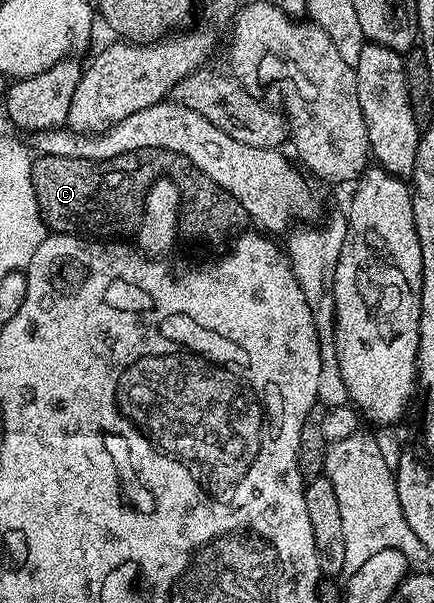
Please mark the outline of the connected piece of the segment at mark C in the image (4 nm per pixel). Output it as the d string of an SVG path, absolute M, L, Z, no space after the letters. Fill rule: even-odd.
M148 150L126 152L121 156L115 156L109 160L79 160L78 158L67 160L65 156L37 155L35 157L37 160L34 162L31 161L30 167L32 169L32 185L36 191L36 201L40 207L40 217L44 220L45 225L56 234L79 235L82 230L116 230L116 228L122 230L122 238L135 233L136 229L140 226L140 216L144 212L144 196L154 179L154 173L152 173L152 156L153 153Z

